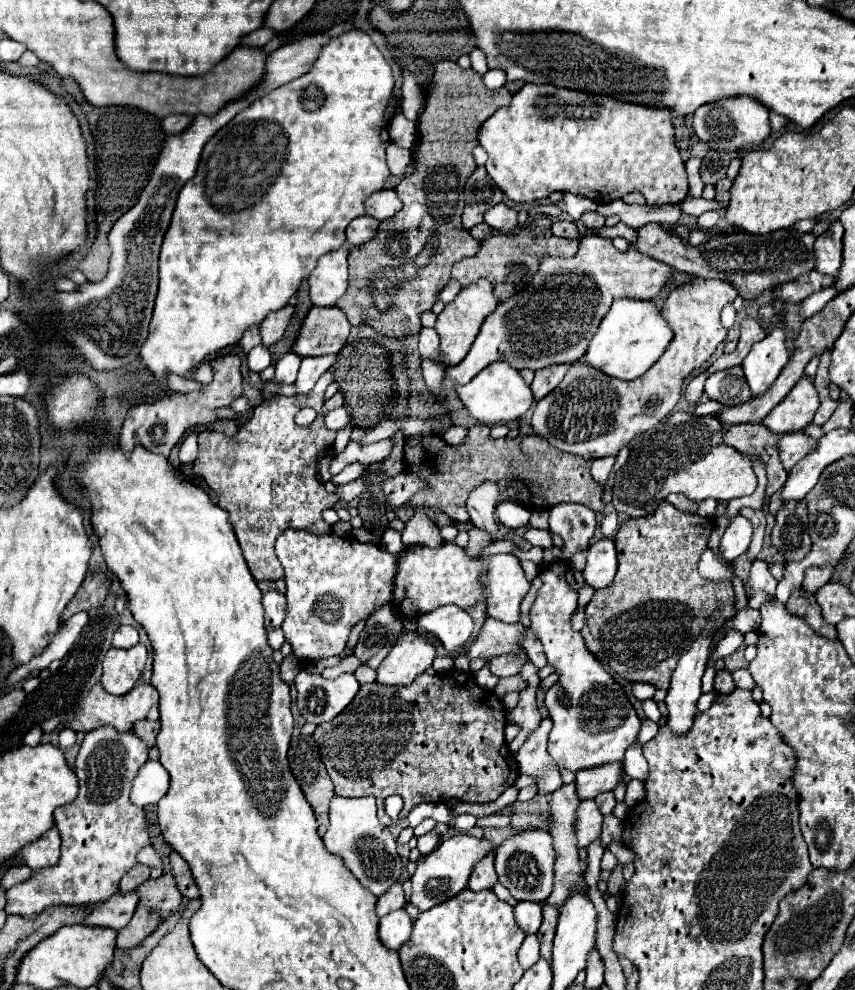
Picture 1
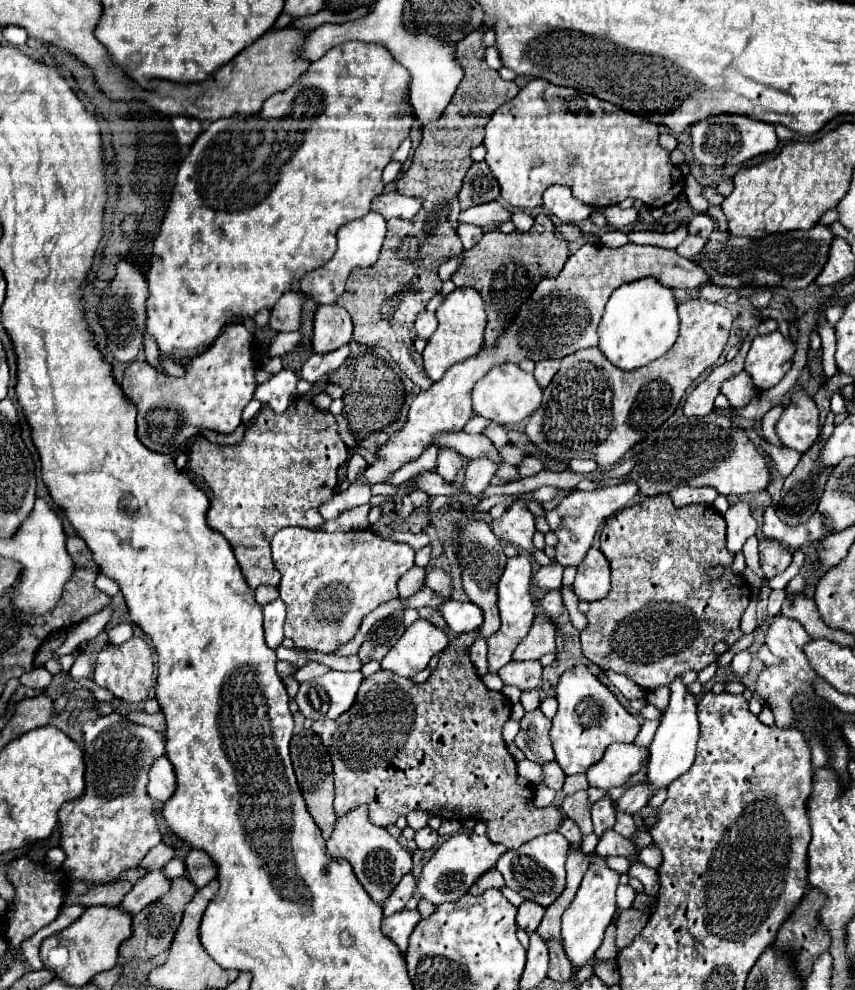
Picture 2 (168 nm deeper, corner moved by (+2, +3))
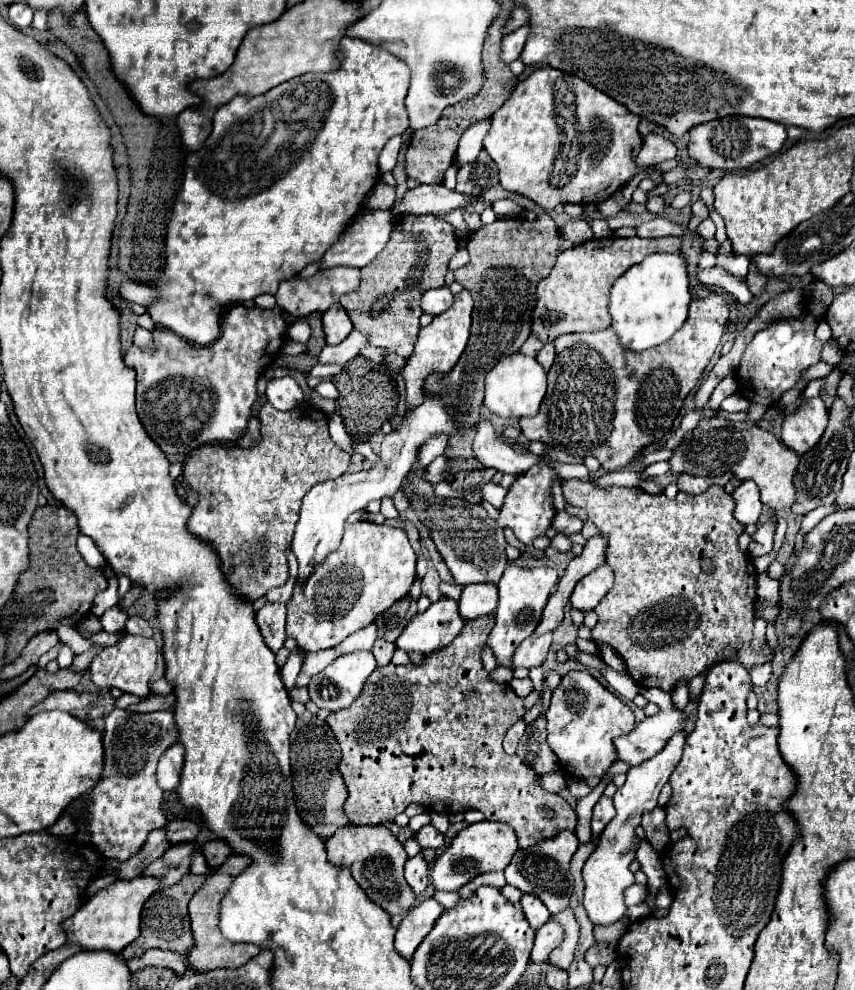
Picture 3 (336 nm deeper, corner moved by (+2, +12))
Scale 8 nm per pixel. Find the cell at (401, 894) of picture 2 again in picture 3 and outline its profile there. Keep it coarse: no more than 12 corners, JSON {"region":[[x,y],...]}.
{"region":[[423,856],[405,862],[405,880],[415,894],[429,884],[429,864]]}

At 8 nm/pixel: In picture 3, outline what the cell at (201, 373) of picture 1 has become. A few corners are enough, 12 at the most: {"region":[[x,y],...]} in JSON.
{"region":[[137,328],[135,346],[153,348],[153,334]]}

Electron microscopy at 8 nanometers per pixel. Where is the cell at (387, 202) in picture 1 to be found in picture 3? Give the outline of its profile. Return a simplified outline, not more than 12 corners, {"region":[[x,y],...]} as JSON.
{"region":[[417,186],[391,212],[443,214],[477,198],[439,186]]}

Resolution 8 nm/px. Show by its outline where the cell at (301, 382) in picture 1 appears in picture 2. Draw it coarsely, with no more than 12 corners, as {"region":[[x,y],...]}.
{"region":[[349,345],[313,355],[301,369],[301,379],[315,383],[337,371],[351,355]]}

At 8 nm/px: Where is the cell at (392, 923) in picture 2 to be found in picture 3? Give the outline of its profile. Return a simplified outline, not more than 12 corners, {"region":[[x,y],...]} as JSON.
{"region":[[433,898],[409,910],[395,948],[411,960],[445,908]]}

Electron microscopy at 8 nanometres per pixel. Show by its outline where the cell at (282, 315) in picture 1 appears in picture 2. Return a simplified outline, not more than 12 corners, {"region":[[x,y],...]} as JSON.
{"region":[[287,291],[273,307],[269,327],[301,327],[301,291]]}

